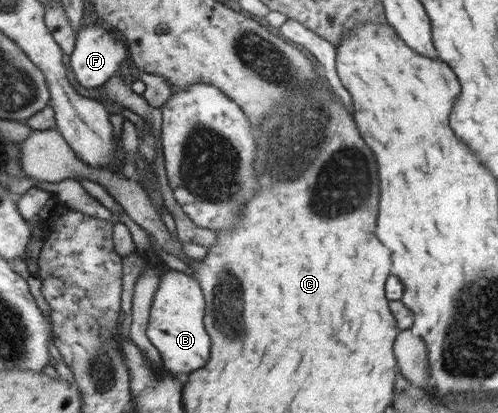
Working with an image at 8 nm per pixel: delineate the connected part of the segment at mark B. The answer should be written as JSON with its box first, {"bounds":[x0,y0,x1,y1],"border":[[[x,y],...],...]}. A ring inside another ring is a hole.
{"bounds":[146,269,210,374],"border":[[[165,269],[155,292],[150,319],[146,327],[149,341],[158,349],[164,369],[171,374],[187,373],[201,369],[210,355],[210,337],[204,328],[206,303],[195,277],[187,272]]]}

